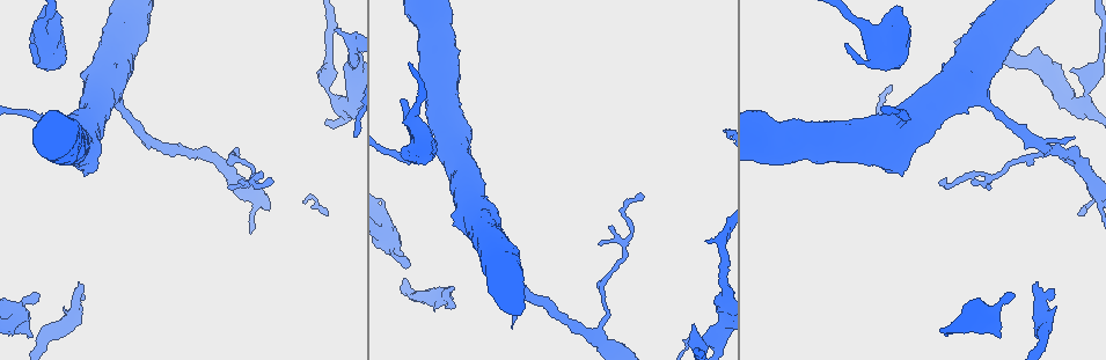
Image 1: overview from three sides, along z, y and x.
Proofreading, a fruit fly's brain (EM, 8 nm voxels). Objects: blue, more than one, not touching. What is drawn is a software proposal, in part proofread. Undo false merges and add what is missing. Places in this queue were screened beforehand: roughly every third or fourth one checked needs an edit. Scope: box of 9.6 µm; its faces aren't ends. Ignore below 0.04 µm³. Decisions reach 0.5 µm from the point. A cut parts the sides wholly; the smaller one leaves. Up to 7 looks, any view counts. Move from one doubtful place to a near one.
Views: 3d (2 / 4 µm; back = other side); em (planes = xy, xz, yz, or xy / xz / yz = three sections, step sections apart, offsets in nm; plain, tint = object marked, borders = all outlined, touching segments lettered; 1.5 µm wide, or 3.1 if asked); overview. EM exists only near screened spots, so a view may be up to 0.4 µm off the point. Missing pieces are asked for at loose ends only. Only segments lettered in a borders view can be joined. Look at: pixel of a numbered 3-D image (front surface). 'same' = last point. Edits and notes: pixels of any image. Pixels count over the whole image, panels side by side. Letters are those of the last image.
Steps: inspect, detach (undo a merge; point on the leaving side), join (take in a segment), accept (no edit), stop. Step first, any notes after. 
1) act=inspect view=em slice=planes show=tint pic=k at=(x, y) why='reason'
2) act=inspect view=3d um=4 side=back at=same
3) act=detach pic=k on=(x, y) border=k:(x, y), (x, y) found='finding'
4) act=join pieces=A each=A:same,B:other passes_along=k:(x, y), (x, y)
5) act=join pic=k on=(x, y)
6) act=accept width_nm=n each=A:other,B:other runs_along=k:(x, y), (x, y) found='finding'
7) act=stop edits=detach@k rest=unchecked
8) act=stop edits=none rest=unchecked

act=inspect view=em slice=planes show=borders pic=1 at=(707, 241) why='an open end'

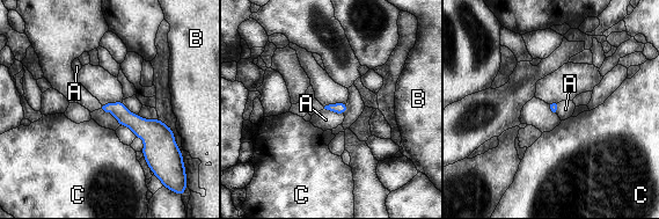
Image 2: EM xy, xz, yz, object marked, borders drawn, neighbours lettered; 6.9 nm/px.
act=accept each=A:other,B:other,C:other border=2:(324, 108), (343, 115) found='no lettered segment goes on from it'

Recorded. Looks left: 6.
act=inspect view=em slice=planes show=borders pic=1 at=(1036, 285) why='free end'

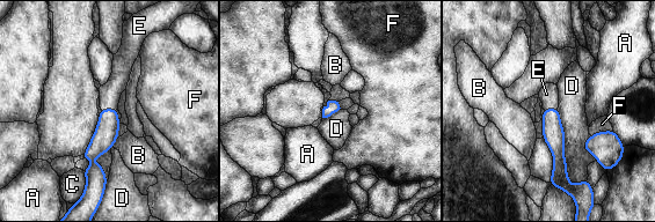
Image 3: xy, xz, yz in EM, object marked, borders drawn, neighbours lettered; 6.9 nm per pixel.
act=join pieces=E each=A:other,B:other,C:other,D:other,E:same,F:other passes_along=3:(106, 134), (109, 109), (110, 93) found='the neuron continues'

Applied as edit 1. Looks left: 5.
act=inspect view=3d um=2 pic=1 at=(999, 337) why='stops while still wide'

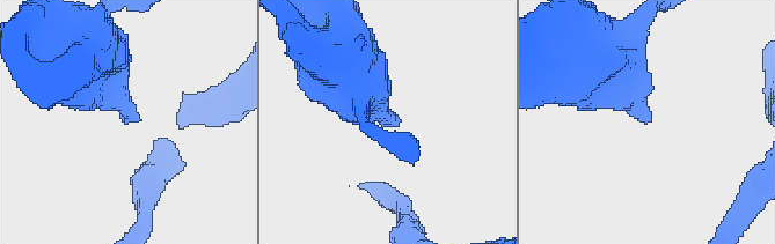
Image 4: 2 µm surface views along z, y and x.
act=inspect view=em slice=yz step=8 show=borders pic=4 at=(137, 121) why='shape alone is not enough'

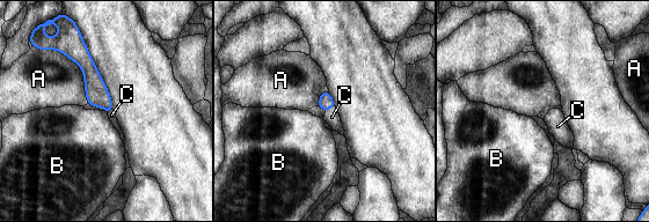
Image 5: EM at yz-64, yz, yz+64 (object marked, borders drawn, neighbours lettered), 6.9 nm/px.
act=join pieces=C each=A:other,B:other,C:same passes_along=5:(326, 102), (330, 109), (332, 117) found='the neuron continues'

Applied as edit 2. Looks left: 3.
act=stop edits=join@3,join@5 rest=unchecked

